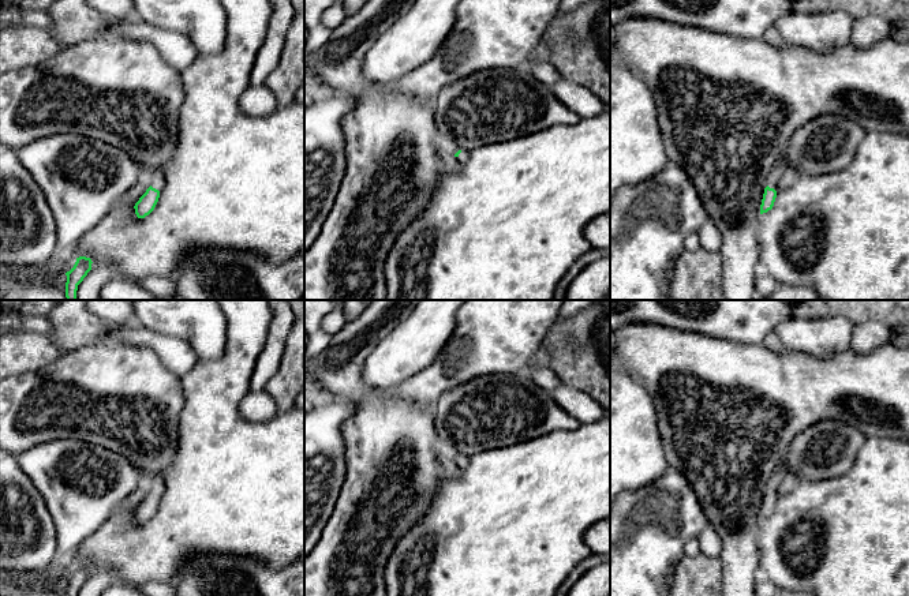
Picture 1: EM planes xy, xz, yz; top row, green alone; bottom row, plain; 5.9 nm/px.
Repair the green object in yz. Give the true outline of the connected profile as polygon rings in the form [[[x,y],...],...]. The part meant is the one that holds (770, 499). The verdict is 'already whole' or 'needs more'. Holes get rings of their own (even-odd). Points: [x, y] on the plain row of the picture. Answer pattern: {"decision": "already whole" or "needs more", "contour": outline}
{"decision": "needs more", "contour": [[[782,458],[781,464],[775,469],[774,475],[771,476],[767,484],[767,492],[764,494],[764,499],[760,510],[760,520],[767,518],[768,516],[773,514],[777,503],[777,496],[774,494],[788,472],[789,469]]]}

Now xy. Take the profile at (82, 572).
{"decision": "already whole", "contour": [[[86,562],[76,563],[74,573],[66,578],[67,581],[66,596],[78,596],[78,591],[91,576],[91,569],[93,567],[90,563]]]}

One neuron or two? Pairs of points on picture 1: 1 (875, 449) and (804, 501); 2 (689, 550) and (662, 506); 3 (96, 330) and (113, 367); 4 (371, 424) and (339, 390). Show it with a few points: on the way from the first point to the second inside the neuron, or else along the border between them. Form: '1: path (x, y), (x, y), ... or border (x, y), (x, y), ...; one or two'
1: path (864, 469), (833, 501), (825, 501); one
2: border (696, 536), (687, 542), (684, 554); two
3: border (107, 343), (96, 343), (70, 351); two
4: path (371, 413), (350, 392); one

